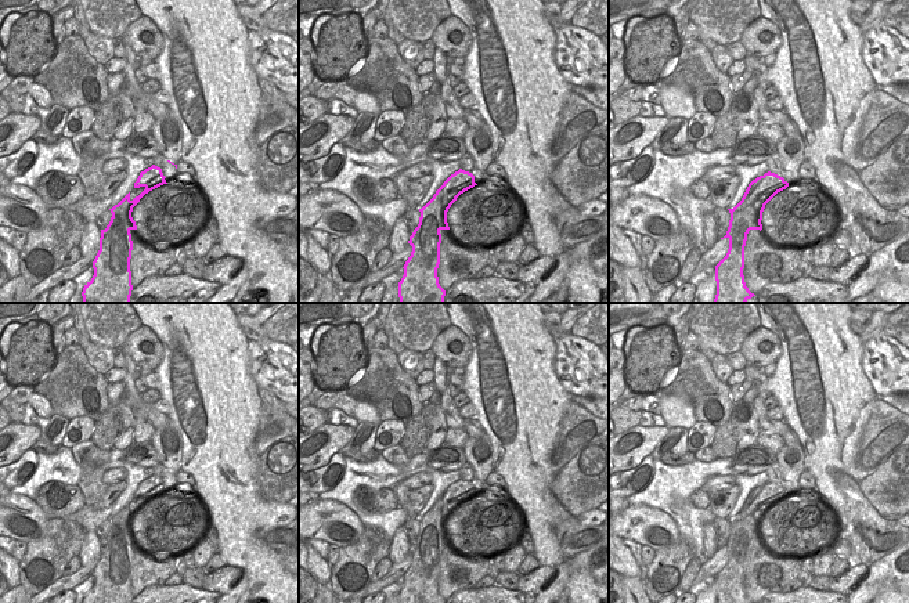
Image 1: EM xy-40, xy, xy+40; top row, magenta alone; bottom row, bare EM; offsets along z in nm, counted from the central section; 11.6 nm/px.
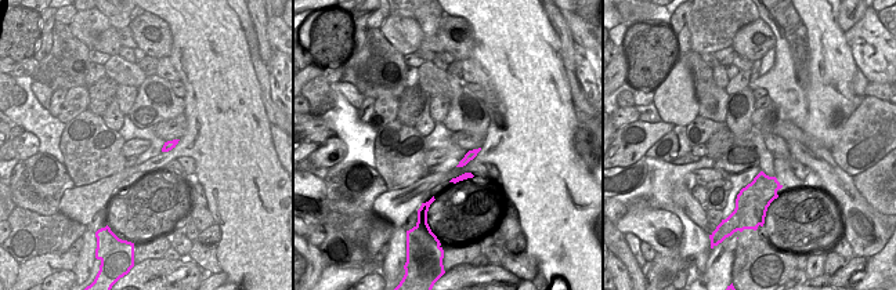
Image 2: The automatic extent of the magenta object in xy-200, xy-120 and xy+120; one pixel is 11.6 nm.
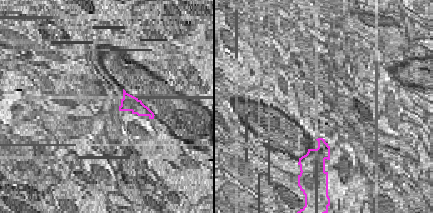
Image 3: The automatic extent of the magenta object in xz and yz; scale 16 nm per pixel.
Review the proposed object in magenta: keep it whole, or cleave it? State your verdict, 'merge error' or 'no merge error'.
merge error

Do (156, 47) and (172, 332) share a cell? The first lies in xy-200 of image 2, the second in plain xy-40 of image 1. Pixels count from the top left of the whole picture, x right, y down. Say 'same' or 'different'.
different

